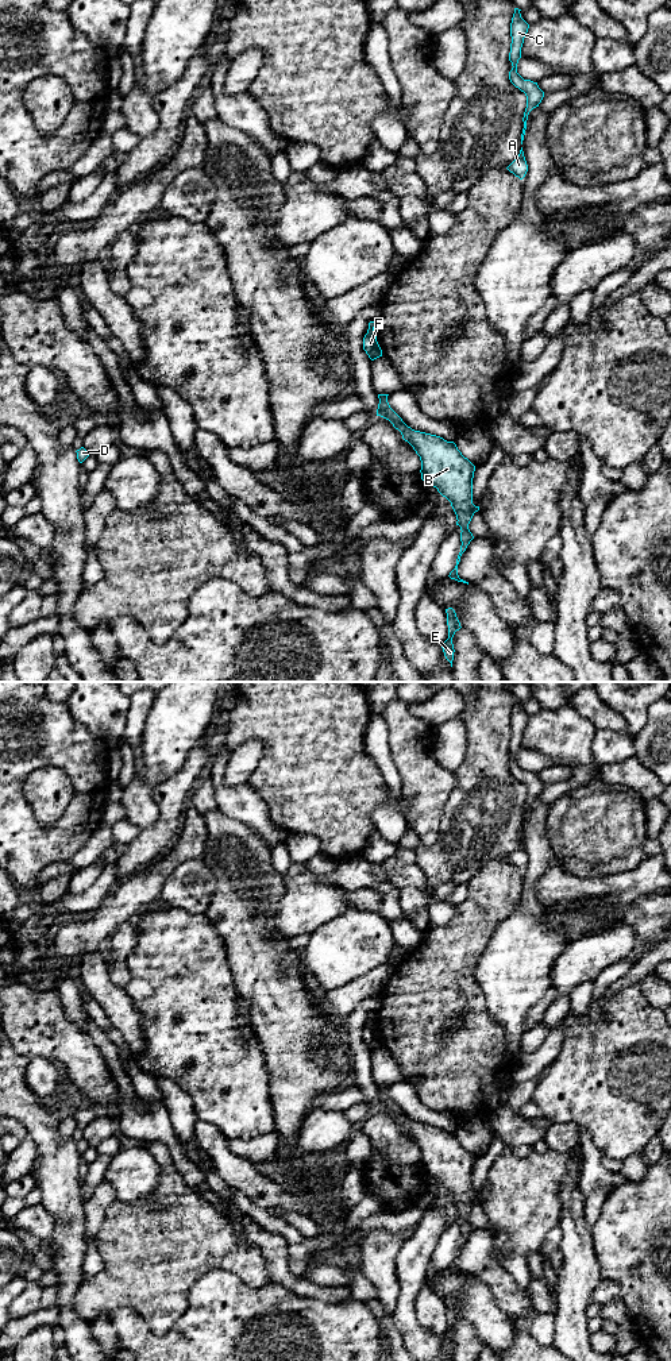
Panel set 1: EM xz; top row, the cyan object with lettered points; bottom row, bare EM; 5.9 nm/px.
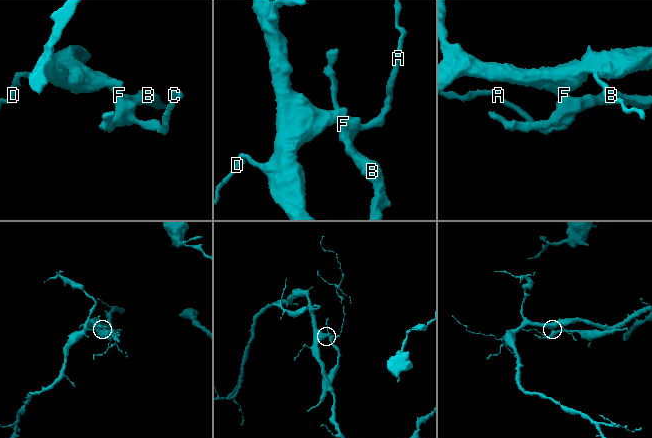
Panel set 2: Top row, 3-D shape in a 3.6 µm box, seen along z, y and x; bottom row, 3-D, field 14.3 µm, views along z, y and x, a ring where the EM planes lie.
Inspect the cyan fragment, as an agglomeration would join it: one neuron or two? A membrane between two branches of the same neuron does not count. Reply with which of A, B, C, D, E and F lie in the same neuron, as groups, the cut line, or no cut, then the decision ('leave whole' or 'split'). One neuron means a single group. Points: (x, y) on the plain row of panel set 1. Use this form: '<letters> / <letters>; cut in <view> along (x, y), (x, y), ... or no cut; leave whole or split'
A B C E F / D; cut in xz along (373, 1020), (367, 1022); split

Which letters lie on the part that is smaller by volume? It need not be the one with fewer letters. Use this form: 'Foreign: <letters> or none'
Foreign: A, B, C, E, F

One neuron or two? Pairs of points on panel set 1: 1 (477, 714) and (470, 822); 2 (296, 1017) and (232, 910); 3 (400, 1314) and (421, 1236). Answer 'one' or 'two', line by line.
1: one
2: one
3: one

